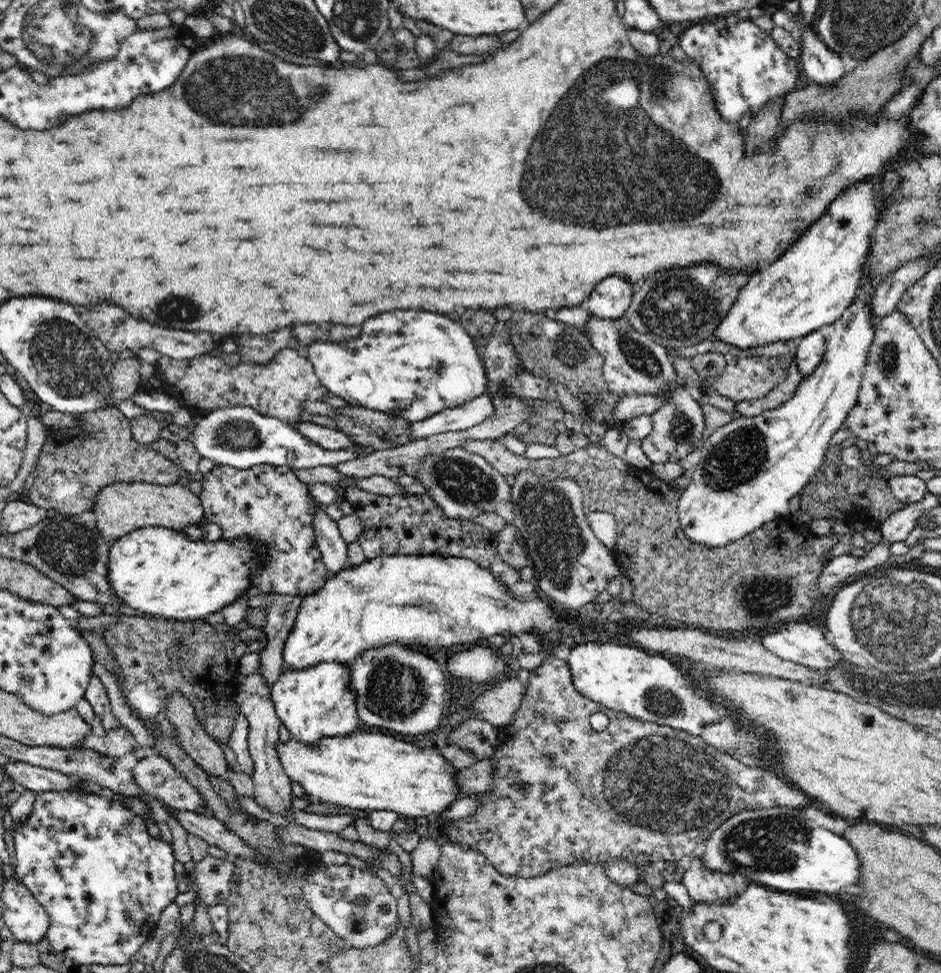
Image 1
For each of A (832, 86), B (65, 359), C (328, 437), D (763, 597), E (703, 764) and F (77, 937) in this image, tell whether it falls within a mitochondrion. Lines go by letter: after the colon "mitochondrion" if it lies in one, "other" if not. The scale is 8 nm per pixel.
A: other
B: mitochondrion
C: other
D: mitochondrion
E: mitochondrion
F: other

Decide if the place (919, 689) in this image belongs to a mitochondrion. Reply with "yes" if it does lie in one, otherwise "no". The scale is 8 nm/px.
yes

